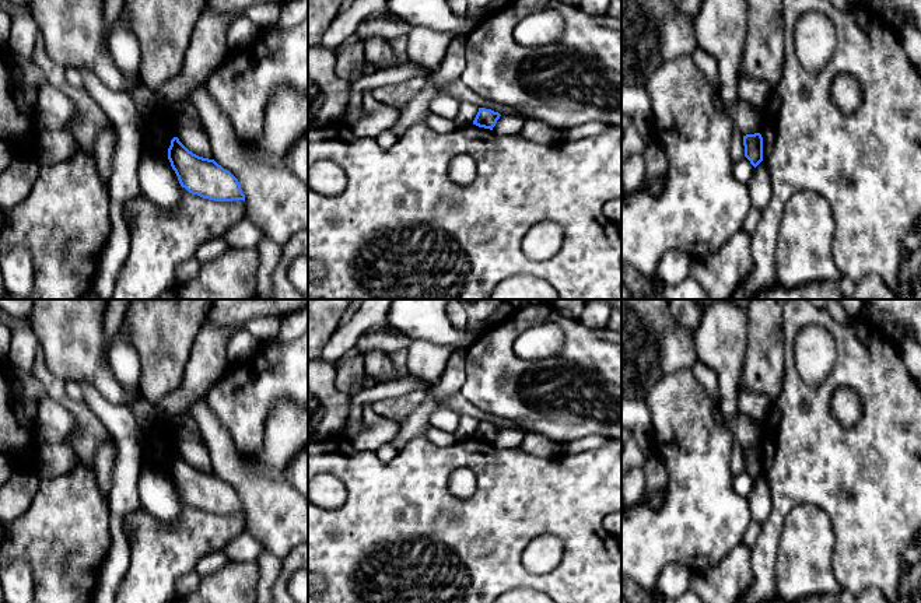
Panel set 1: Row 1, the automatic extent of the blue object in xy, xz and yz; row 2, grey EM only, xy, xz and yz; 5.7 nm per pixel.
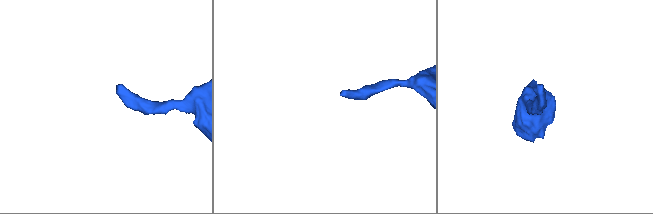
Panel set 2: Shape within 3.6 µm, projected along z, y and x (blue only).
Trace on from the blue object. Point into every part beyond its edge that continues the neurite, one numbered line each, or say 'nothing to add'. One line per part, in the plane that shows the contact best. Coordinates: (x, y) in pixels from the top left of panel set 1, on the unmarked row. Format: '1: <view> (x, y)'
nothing to add

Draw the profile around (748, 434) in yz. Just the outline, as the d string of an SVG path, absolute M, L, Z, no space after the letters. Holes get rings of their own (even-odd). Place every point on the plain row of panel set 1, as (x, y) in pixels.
M742 413L725 420L725 423L732 432L735 442L743 449L760 446L763 437L761 423L752 421Z

